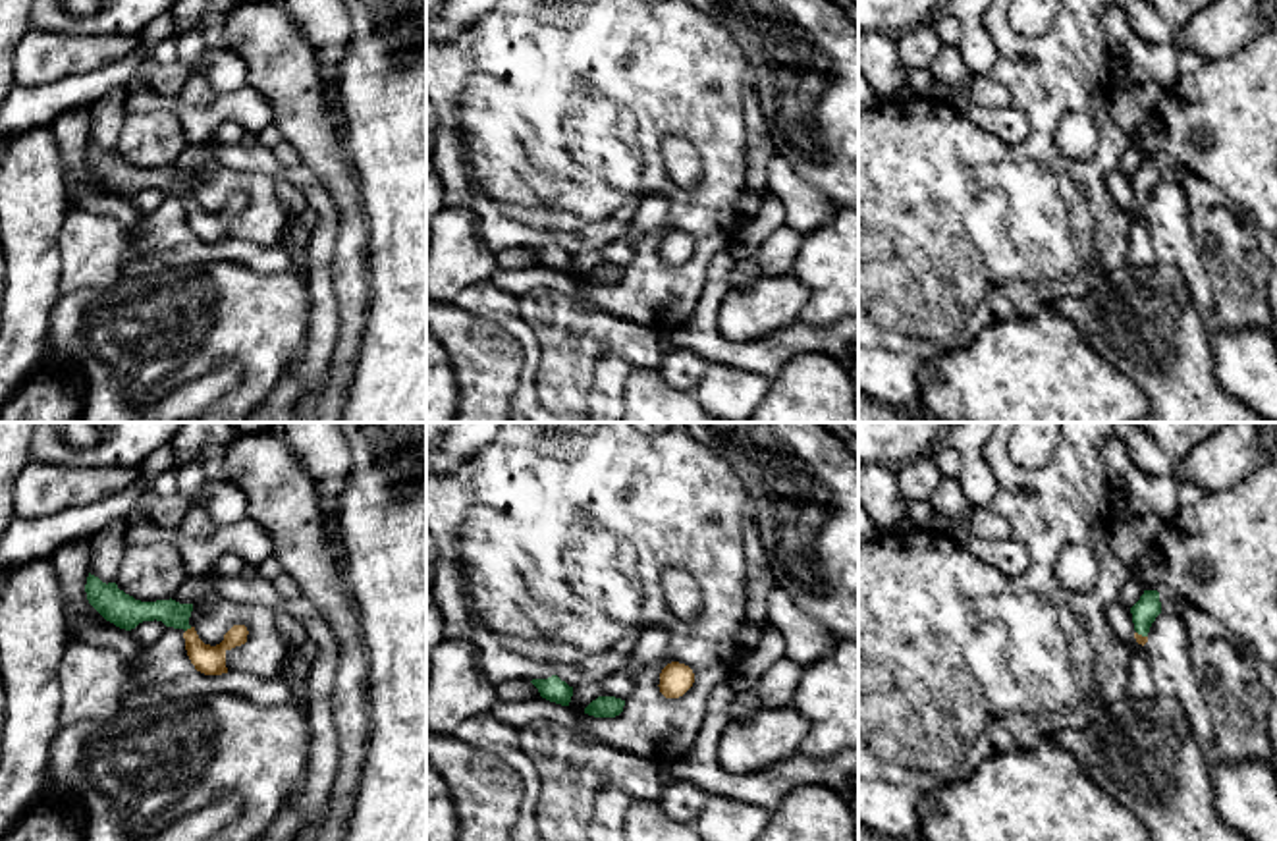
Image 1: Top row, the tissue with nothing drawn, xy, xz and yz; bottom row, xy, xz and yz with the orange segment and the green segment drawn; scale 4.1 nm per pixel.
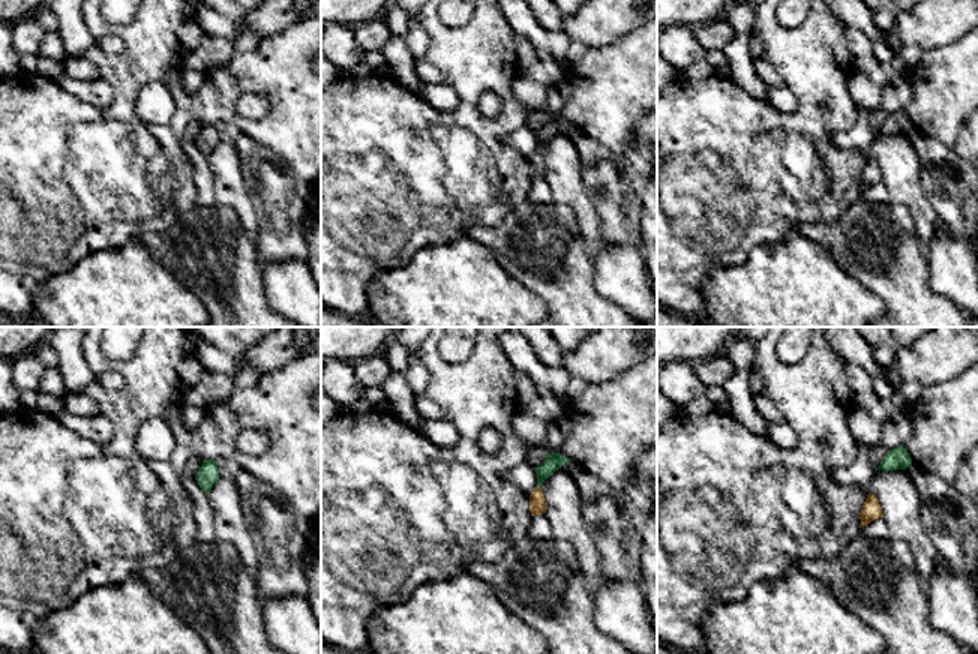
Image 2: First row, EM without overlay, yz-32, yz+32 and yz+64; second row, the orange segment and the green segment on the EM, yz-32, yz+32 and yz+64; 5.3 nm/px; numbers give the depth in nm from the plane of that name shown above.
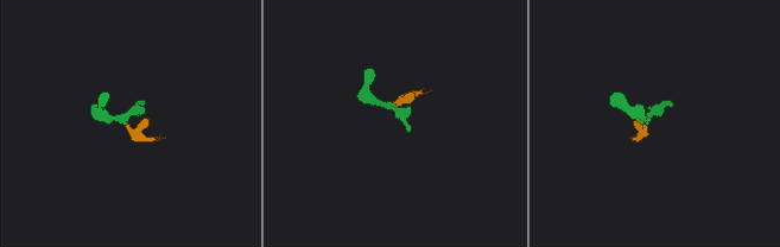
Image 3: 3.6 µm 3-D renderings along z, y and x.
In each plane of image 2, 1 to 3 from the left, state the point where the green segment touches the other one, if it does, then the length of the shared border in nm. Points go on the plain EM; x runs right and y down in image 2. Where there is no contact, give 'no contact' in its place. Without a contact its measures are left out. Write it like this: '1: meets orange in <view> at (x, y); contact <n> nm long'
1: no contact
2: meets orange in yz+32 at (536, 150); contact 30 nm long
3: no contact

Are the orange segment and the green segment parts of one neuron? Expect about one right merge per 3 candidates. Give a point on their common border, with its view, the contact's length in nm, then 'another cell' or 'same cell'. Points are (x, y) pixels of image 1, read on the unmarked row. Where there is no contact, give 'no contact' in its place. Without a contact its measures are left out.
xy (188, 197) | 40 nm | same cell

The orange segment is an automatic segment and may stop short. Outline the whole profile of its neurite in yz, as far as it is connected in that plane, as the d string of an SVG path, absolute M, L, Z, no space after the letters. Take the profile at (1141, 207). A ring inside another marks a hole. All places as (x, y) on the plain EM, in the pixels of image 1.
M1144 158L1140 168L1130 176L1134 191L1134 206L1138 212L1148 210L1148 201L1155 185L1161 181L1161 170L1157 158Z

